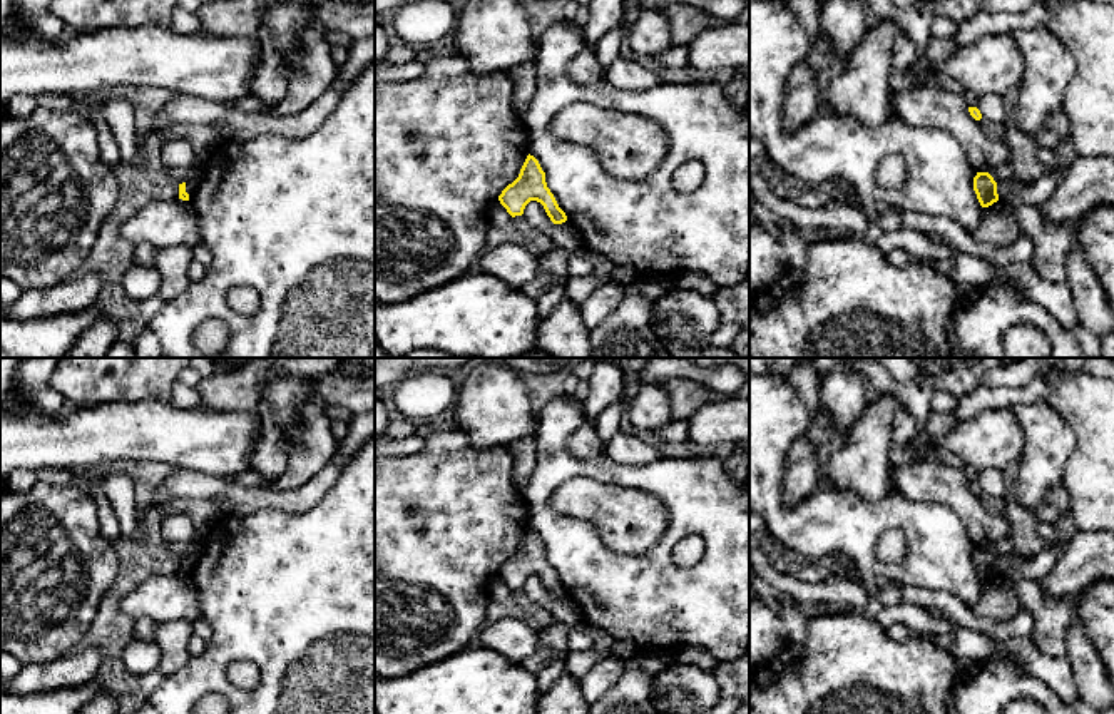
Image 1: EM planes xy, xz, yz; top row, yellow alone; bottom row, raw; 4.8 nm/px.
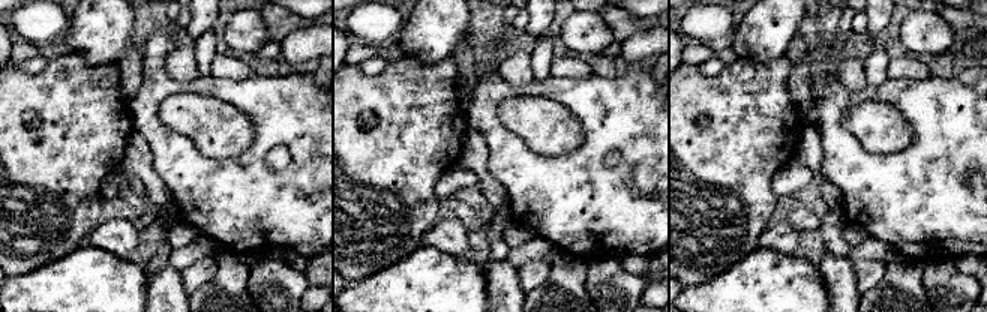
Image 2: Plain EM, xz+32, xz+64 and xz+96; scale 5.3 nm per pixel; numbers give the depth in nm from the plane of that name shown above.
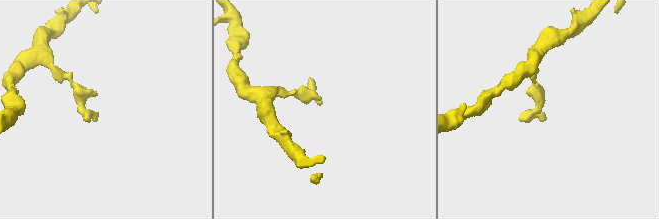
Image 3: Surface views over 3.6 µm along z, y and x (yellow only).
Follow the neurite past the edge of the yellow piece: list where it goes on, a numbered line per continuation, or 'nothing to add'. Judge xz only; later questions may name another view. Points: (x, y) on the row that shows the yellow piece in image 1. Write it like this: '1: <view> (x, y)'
nothing to add

